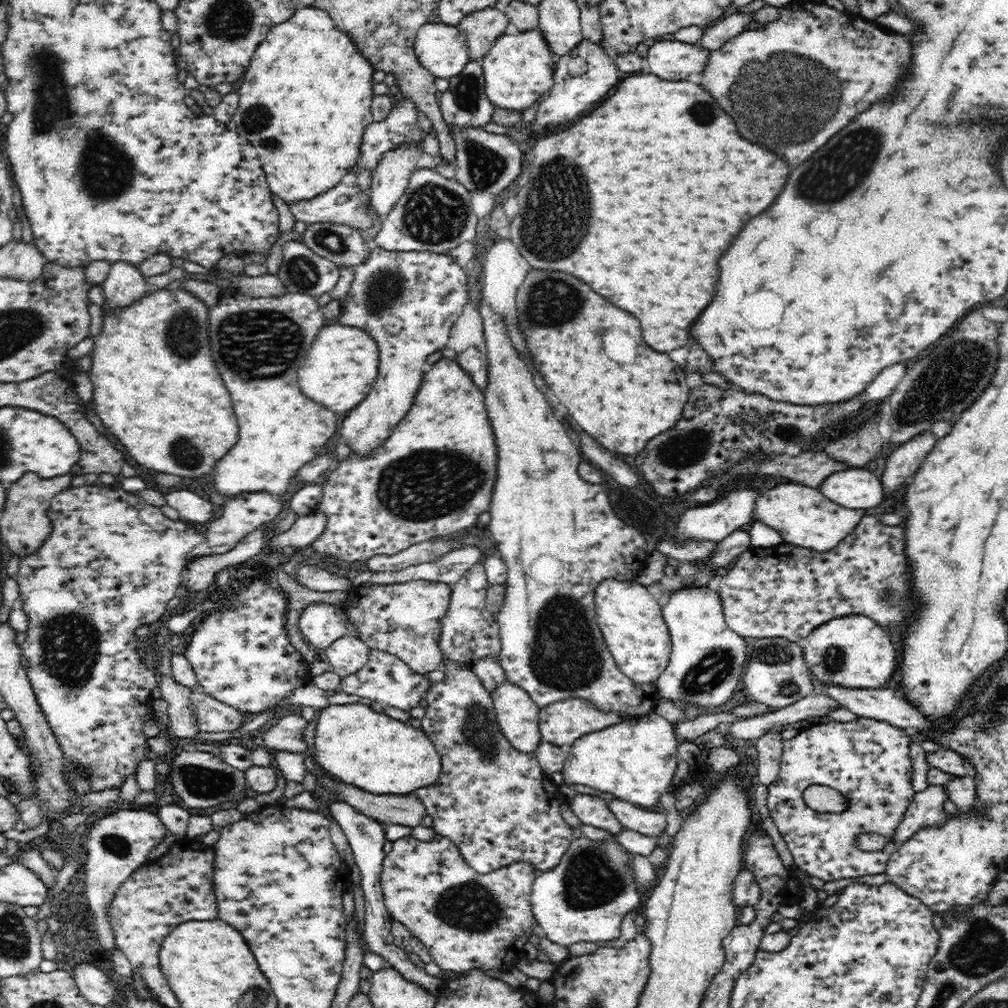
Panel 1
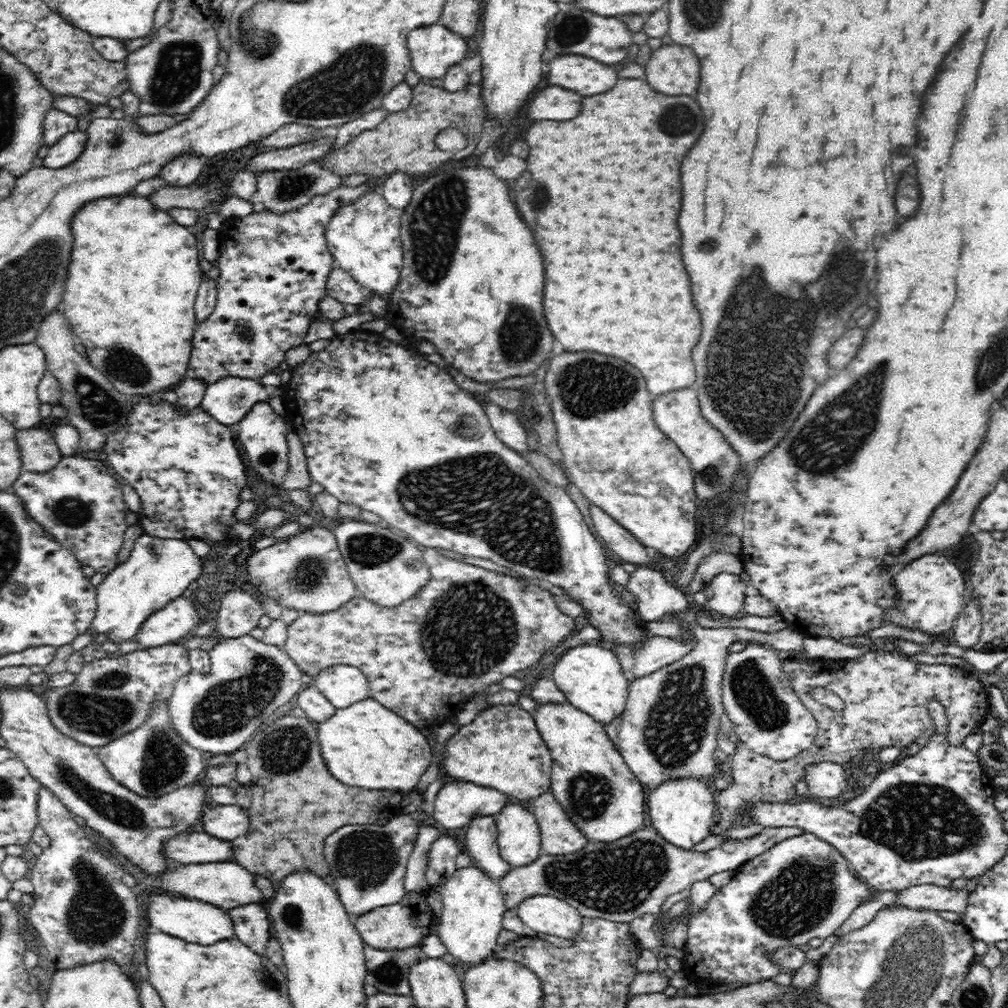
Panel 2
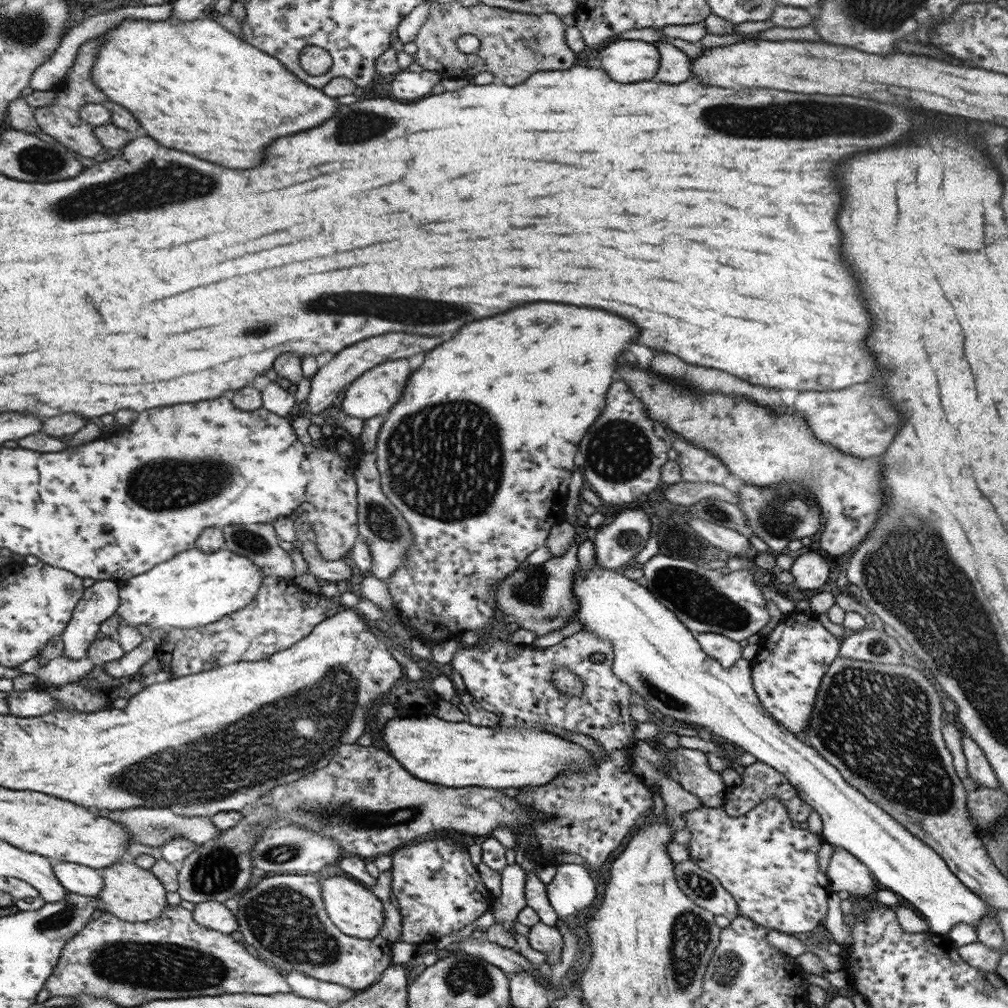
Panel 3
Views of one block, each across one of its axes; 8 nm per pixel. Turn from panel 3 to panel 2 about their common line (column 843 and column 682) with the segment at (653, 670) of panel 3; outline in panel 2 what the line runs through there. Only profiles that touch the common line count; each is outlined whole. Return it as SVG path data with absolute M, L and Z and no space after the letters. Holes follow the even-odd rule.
M684 777L664 781L650 792L648 808L651 826L660 837L684 850L690 850L710 836L711 828L716 824L715 801L705 779Z

